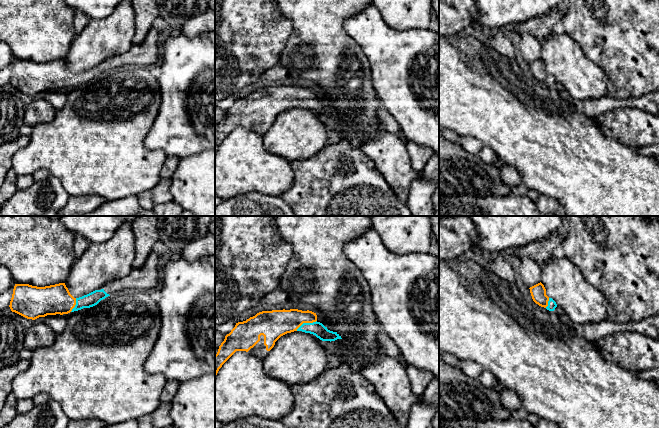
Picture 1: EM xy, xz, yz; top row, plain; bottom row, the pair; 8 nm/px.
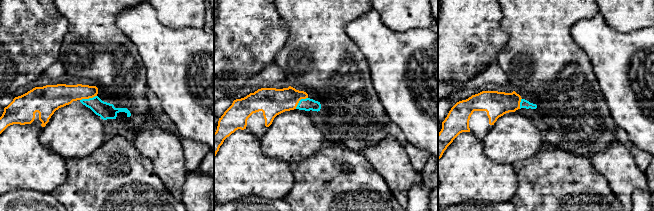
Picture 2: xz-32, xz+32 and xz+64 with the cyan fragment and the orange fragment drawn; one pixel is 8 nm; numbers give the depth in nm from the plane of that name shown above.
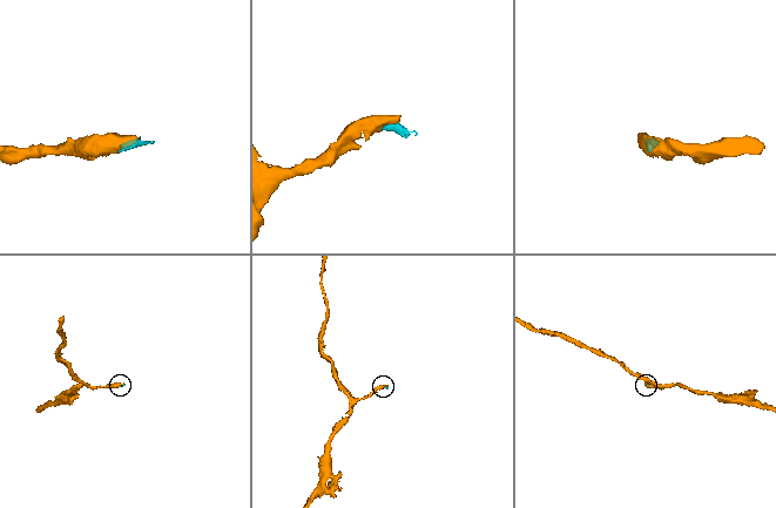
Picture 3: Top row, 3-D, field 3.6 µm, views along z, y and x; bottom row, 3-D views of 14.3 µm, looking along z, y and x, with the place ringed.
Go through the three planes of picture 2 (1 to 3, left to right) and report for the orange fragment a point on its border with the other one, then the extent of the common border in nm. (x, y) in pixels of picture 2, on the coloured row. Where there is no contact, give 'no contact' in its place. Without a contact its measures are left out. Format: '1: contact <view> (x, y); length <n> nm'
1: contact xz-32 (89, 98); length 140 nm
2: contact xz+32 (299, 101); length 140 nm
3: contact xz+64 (520, 103); length 90 nm

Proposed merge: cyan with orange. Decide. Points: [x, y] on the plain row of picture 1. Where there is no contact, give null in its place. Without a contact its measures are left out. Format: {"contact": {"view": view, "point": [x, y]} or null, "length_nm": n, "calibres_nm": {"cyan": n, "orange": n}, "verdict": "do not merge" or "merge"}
{"contact": {"view": "xz", "point": [306, 99]}, "length_nm": 190, "calibres_nm": {"cyan": 110, "orange": 220}, "verdict": "merge"}

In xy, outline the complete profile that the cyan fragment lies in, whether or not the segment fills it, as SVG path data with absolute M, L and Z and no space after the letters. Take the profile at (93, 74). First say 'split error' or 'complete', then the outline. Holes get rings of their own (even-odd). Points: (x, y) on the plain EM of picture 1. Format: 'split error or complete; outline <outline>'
split error; outline M150 29L141 44L133 44L125 53L108 58L103 65L74 74L65 59L37 63L29 60L15 60L10 85L27 95L56 90L68 90L97 81L110 71L124 69L144 70L160 62L159 47L163 34Z

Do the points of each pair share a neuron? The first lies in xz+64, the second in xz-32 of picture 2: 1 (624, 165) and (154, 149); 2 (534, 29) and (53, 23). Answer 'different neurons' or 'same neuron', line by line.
1: same neuron
2: different neurons

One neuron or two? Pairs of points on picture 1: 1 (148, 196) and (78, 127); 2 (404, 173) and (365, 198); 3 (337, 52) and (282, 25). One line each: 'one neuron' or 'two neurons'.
1: two neurons
2: two neurons
3: two neurons

